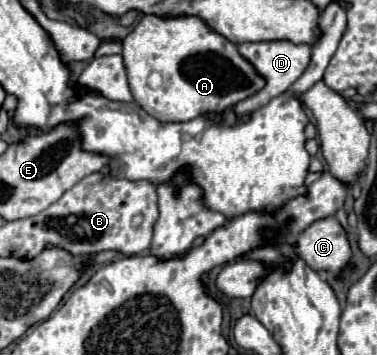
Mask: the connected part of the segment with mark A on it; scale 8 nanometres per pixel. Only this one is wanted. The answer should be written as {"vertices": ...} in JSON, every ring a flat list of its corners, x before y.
{"vertices":[[142,16,136,28,122,40,122,56,134,100,162,122,186,122,202,112,222,112,264,86,264,80,254,72,252,64,238,54,236,44,214,32,204,20,198,20,198,16]]}

